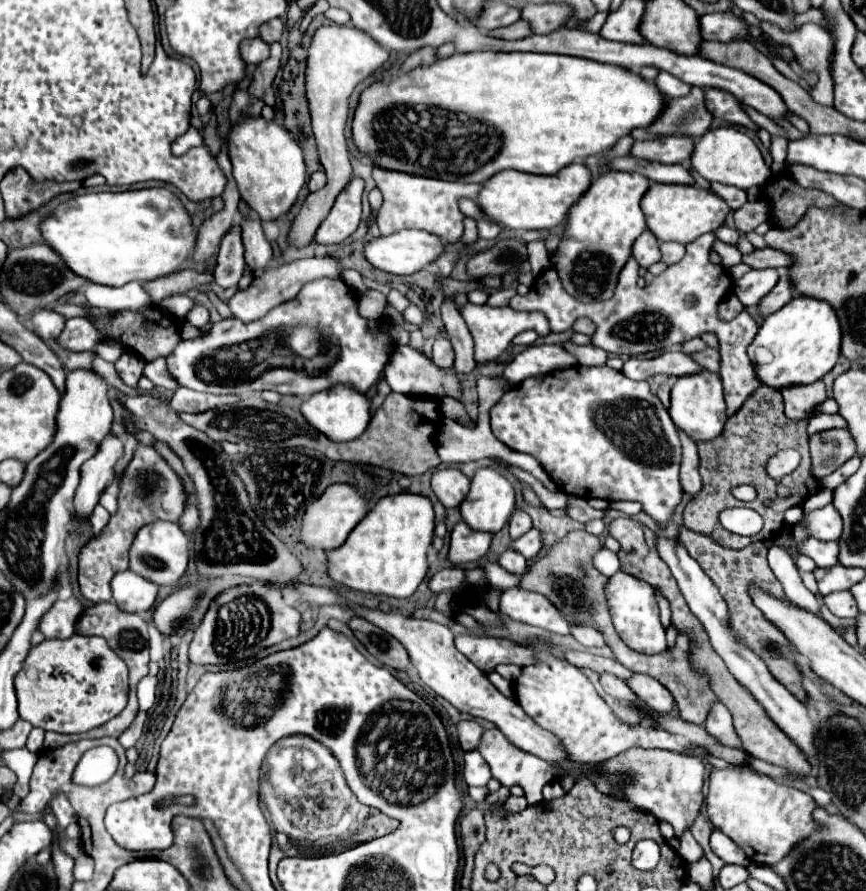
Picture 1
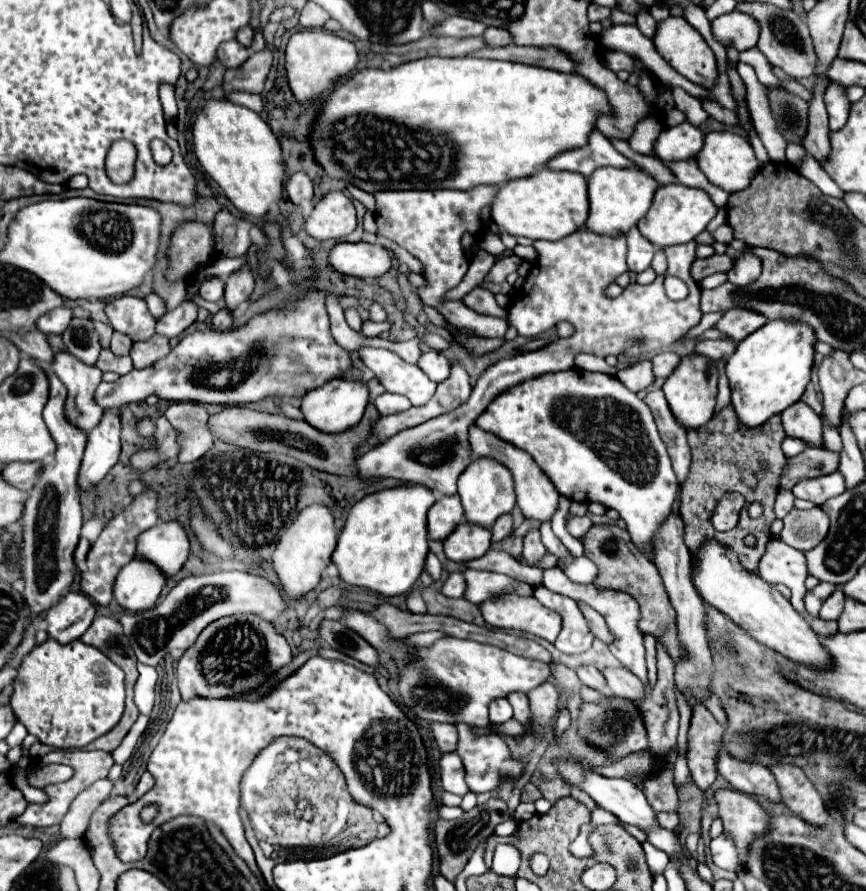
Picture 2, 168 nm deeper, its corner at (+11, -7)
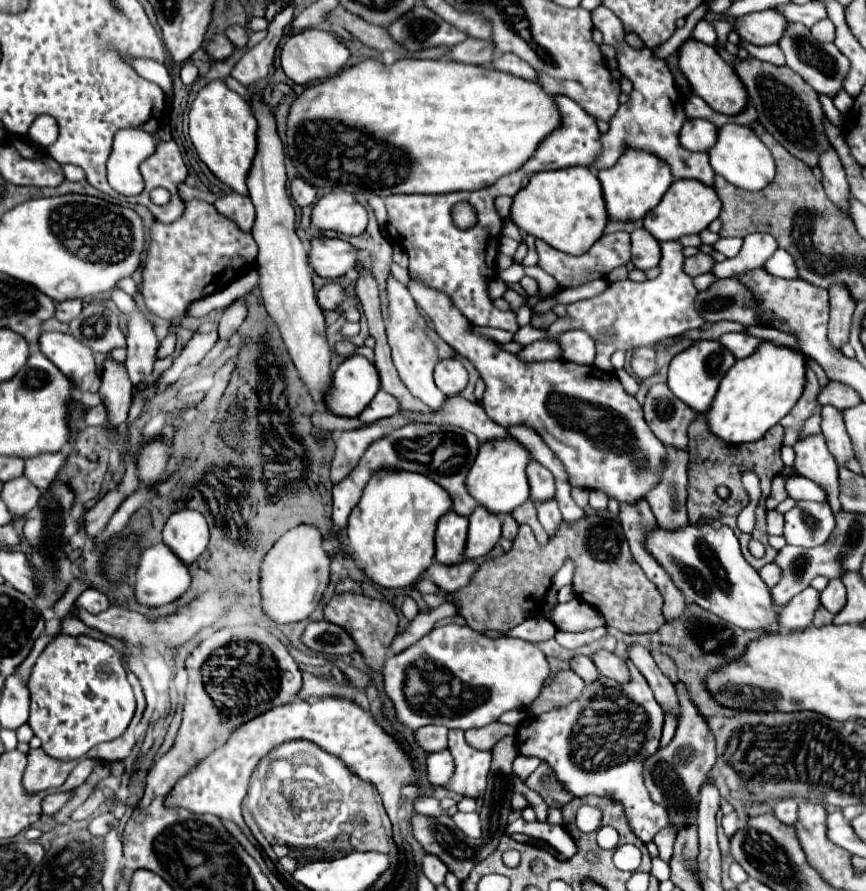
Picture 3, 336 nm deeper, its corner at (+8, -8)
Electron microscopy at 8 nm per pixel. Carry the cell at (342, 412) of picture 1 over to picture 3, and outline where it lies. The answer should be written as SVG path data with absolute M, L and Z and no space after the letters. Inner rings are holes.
M353 355L333 373L329 391L323 397L327 411L339 417L357 417L379 391L379 375L373 363Z

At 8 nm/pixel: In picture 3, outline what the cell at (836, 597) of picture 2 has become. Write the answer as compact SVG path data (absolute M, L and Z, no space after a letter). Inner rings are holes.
M831 579L827 589L821 591L821 605L831 613L841 611L841 607L845 605L845 587L841 579Z

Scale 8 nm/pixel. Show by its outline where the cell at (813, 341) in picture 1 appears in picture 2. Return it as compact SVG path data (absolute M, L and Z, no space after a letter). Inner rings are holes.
M768 322L758 328L752 336L746 336L736 352L726 360L726 376L732 392L732 406L738 416L738 422L746 428L762 426L770 416L782 414L788 406L796 404L810 382L812 362L814 362L814 340L812 332L798 322Z

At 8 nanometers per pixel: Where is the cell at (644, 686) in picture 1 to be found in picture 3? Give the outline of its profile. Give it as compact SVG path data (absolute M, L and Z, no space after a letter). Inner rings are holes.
M599 651L597 655L593 655L593 663L595 663L595 667L599 669L601 675L615 679L617 683L627 683L627 679L631 679L625 661L621 657L613 655L613 653Z

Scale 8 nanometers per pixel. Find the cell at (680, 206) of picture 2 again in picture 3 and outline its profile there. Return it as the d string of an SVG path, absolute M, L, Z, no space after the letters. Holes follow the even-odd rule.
M677 179L671 183L671 187L667 189L667 193L663 195L663 199L659 201L657 207L653 207L645 219L643 219L643 227L659 241L673 241L685 235L693 235L693 233L701 233L703 229L707 229L707 225L719 217L721 211L721 201L715 193L713 187L703 185L701 181L695 179Z

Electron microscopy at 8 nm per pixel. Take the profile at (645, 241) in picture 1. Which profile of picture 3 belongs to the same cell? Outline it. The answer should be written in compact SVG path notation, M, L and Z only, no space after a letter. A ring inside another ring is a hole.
M643 227L631 233L631 253L633 253L631 257L633 265L641 271L647 271L661 261L659 241L655 241L653 235L647 233Z

